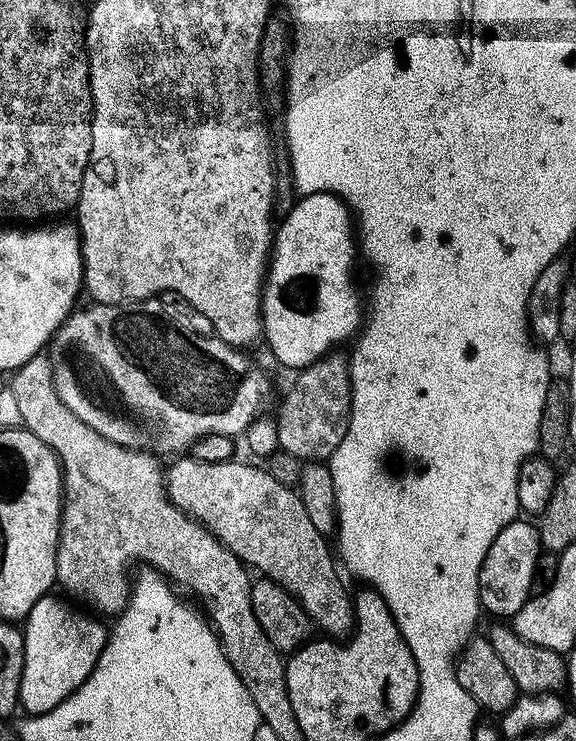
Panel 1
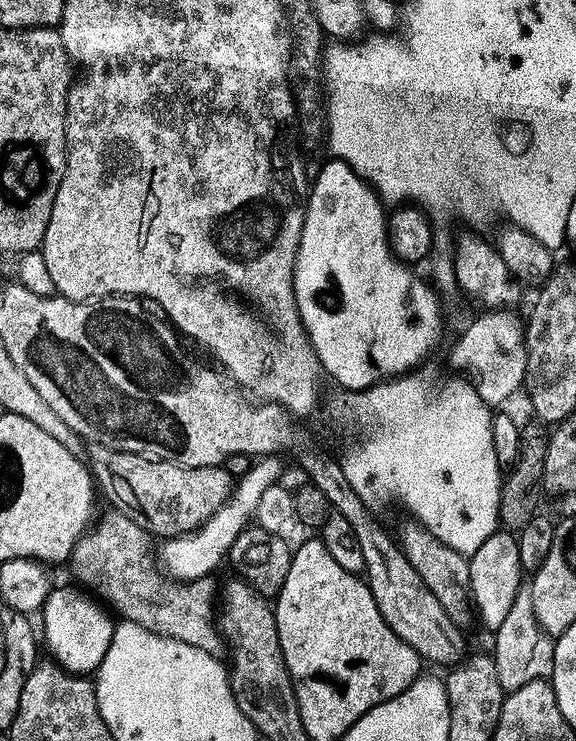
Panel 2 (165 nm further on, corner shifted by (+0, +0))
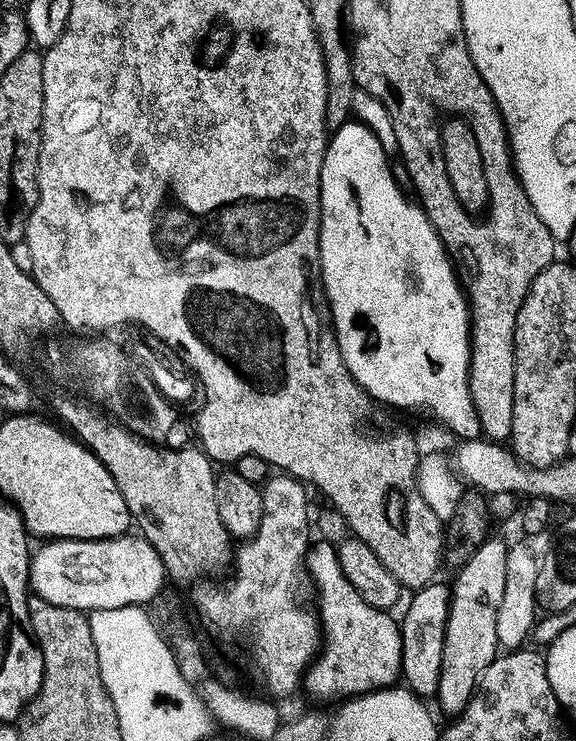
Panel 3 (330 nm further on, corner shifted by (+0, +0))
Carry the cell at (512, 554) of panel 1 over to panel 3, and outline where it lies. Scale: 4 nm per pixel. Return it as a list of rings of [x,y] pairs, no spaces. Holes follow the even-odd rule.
[[[433,582],[425,588],[415,589],[411,596],[412,601],[404,612],[404,620],[399,621],[402,638],[402,680],[409,692],[416,693],[420,698],[432,698],[438,690],[438,674],[442,666],[450,588],[447,583]]]

